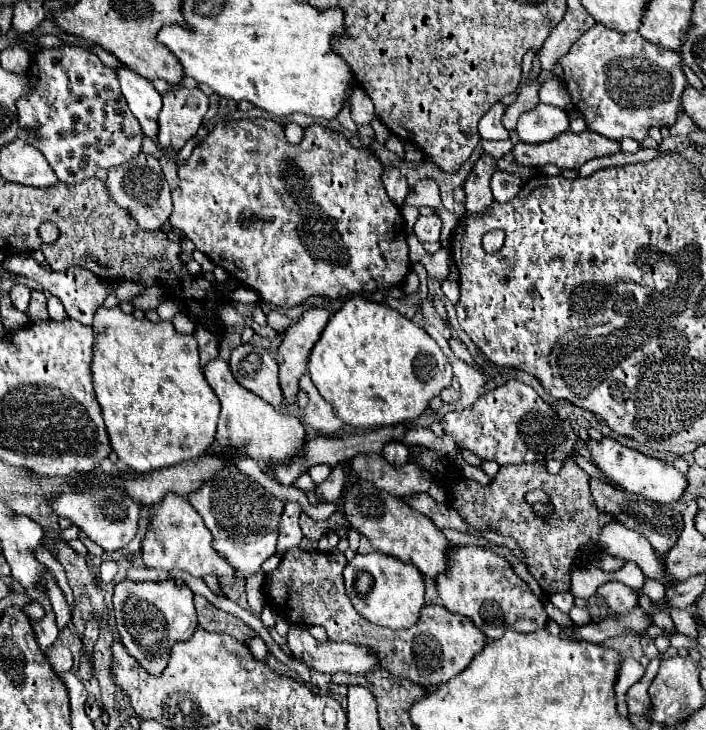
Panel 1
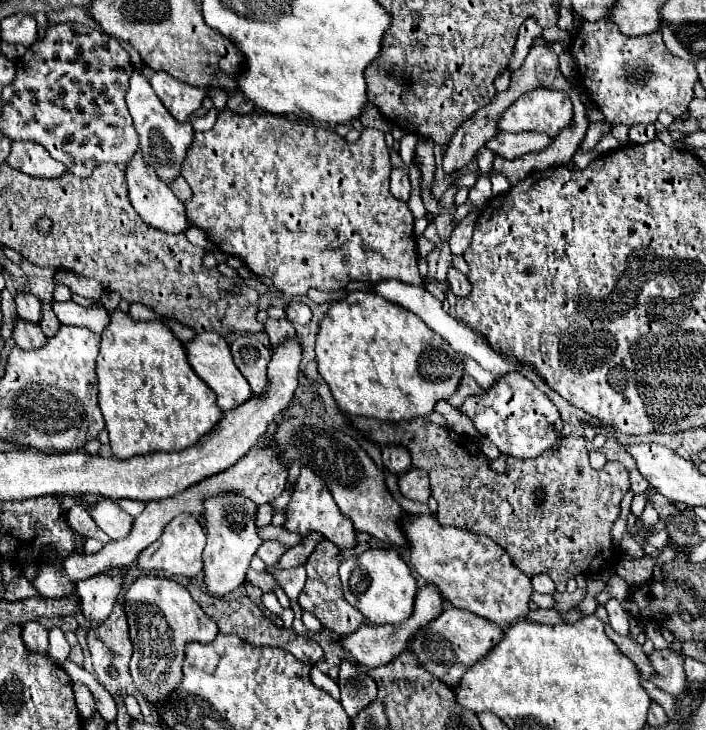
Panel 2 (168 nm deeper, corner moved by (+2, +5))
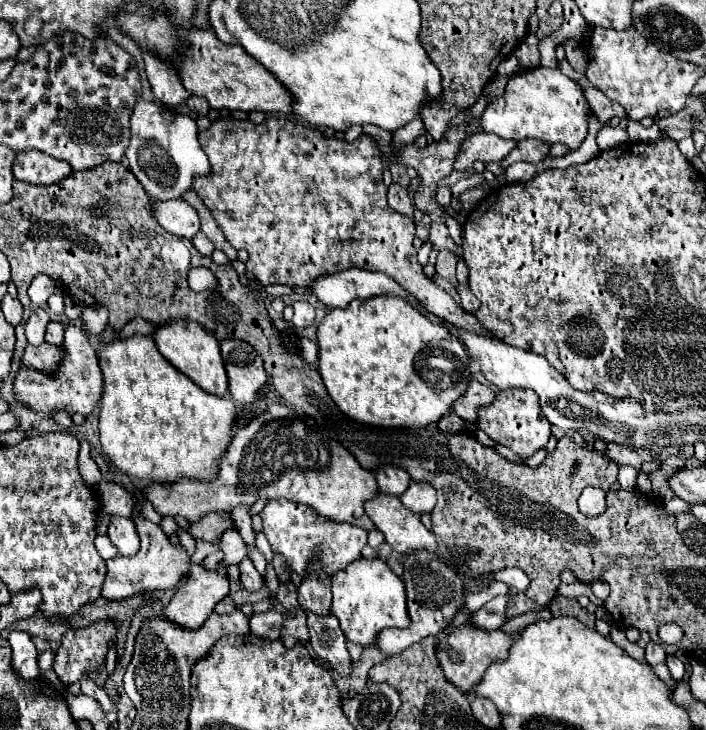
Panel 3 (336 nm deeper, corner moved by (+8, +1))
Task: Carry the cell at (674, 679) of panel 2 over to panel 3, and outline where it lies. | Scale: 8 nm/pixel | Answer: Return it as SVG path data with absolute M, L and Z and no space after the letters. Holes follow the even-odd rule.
M649 642L647 646L645 646L645 660L649 662L649 664L663 664L665 662L665 650L659 646L659 644L655 644L655 642Z

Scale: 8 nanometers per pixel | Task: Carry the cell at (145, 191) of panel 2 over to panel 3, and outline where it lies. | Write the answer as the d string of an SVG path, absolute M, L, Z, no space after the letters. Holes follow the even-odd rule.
M185 200L153 202L153 214L167 232L181 238L193 238L201 228L197 210Z

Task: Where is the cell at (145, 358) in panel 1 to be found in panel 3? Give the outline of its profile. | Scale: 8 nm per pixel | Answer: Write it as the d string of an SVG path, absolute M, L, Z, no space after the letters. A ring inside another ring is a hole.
M131 336L99 346L99 366L103 372L103 398L99 412L99 434L103 454L115 468L135 480L175 484L179 478L215 480L219 458L227 452L233 428L239 422L237 406L231 396L215 396L199 388L183 372L171 366L157 350L151 336Z

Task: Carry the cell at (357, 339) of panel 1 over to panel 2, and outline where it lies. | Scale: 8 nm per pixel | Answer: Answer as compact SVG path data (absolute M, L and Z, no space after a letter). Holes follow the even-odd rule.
M355 290L345 300L331 304L317 334L315 360L319 376L327 382L337 408L343 414L391 422L431 414L435 402L447 400L457 390L463 376L463 360L459 364L459 354L453 352L451 346L419 316L385 300L383 296L361 290Z

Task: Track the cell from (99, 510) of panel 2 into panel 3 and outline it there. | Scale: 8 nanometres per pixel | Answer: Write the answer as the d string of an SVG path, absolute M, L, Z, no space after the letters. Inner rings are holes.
M113 516L107 536L111 538L111 542L115 544L115 548L119 550L121 556L133 556L139 550L139 536L135 530L135 524L131 522L131 518L121 518L121 516Z

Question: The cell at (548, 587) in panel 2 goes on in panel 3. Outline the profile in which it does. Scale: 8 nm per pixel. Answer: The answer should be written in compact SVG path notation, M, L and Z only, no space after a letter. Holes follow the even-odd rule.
M501 568L501 570L495 570L495 572L487 572L487 576L491 576L493 580L501 580L509 586L515 586L519 592L525 592L527 586L529 586L527 574L519 568Z

